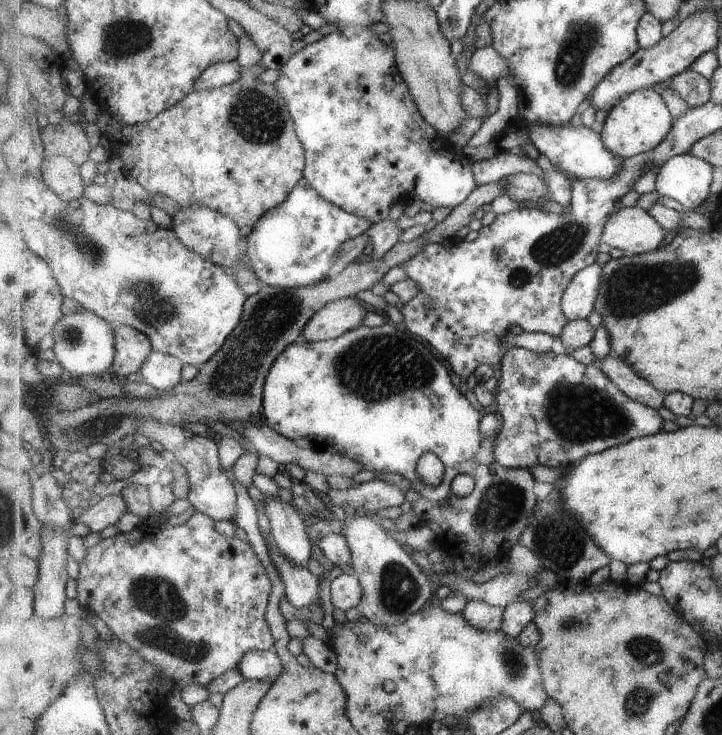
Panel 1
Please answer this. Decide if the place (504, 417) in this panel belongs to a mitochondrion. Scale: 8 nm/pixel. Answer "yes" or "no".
no

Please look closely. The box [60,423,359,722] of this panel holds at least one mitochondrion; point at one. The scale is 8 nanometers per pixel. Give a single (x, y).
(158, 599)

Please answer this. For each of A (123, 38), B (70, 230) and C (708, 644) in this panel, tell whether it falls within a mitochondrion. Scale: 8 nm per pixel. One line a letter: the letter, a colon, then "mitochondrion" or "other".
A: mitochondrion
B: mitochondrion
C: other

